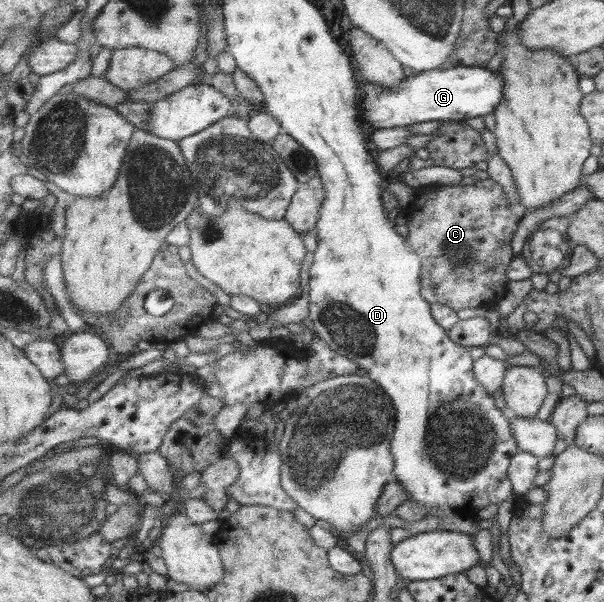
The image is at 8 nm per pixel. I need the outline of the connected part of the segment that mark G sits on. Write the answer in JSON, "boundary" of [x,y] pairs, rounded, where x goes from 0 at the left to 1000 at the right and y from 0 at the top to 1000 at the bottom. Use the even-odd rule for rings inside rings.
{"boundary":[[[757,110],[748,113],[727,113],[710,118],[687,120],[687,125],[674,130],[661,145],[639,146],[627,140],[606,135],[603,151],[606,163],[601,164],[603,201],[608,208],[621,214],[647,214],[649,211],[671,211],[700,204],[700,201],[770,201],[773,196],[790,194],[791,191],[806,191],[826,174],[833,130],[828,126],[828,116],[813,118],[805,110]]]}

